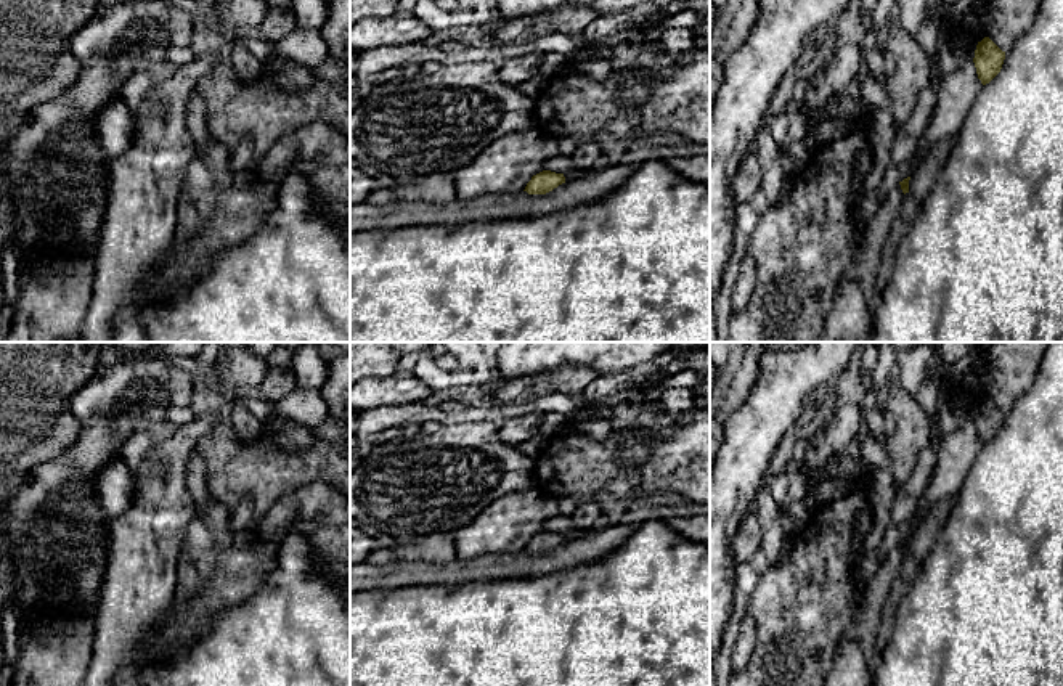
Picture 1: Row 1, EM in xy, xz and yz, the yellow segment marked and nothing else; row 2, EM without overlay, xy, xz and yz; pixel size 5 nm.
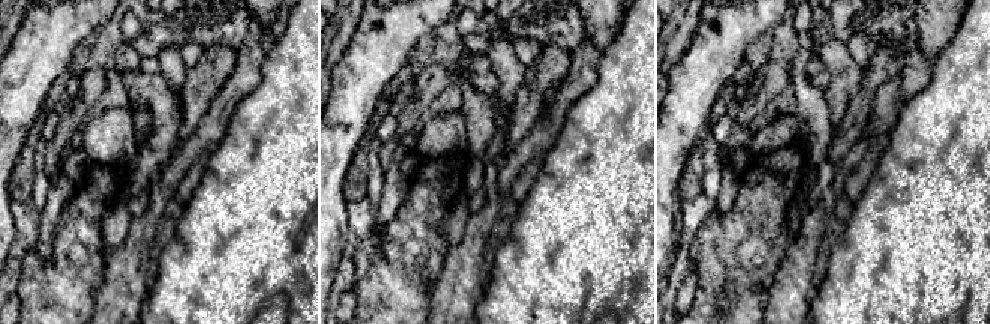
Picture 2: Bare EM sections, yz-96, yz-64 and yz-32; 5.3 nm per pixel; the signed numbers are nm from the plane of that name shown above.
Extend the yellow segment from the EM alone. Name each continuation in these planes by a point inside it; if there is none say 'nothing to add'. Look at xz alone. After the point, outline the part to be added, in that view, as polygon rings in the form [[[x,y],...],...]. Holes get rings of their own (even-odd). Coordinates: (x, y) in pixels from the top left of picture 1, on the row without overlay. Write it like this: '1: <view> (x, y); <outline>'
1: xz (557, 524); [[[556,516],[552,519],[549,519],[543,530],[551,530],[551,532],[556,532],[556,533],[564,533],[567,530],[567,519],[562,517],[562,516]]]

